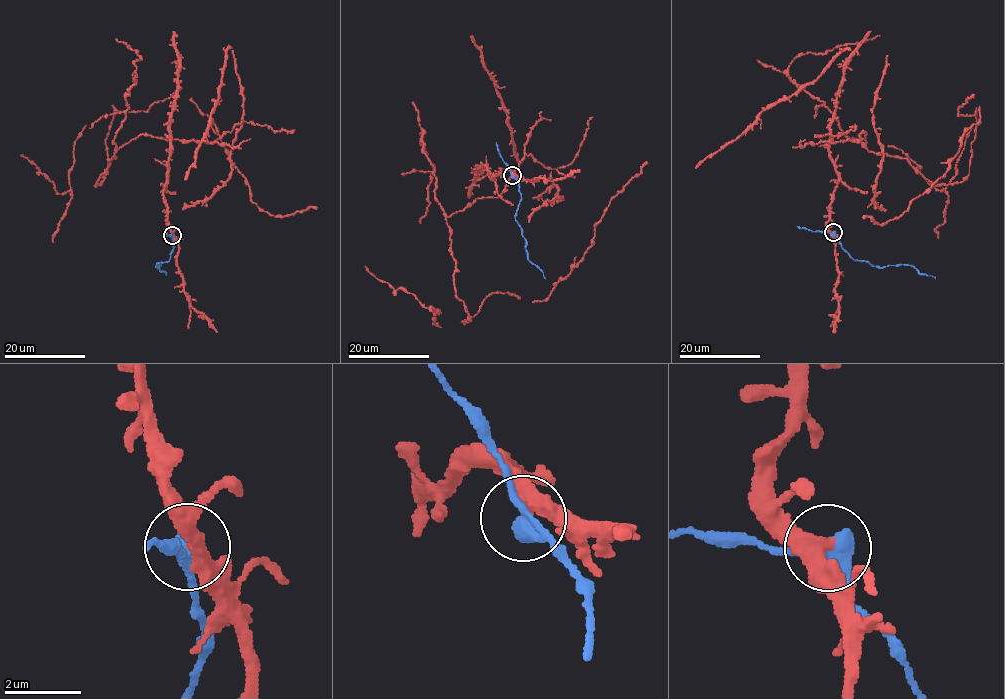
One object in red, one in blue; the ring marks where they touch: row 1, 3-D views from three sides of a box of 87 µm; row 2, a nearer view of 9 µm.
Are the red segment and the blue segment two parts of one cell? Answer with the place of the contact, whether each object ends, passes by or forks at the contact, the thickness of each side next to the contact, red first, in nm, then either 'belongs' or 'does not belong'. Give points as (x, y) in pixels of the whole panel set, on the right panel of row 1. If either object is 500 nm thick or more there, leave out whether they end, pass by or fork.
(833, 232) | red passes by | blue passes by | 360/360 nm | does not belong

